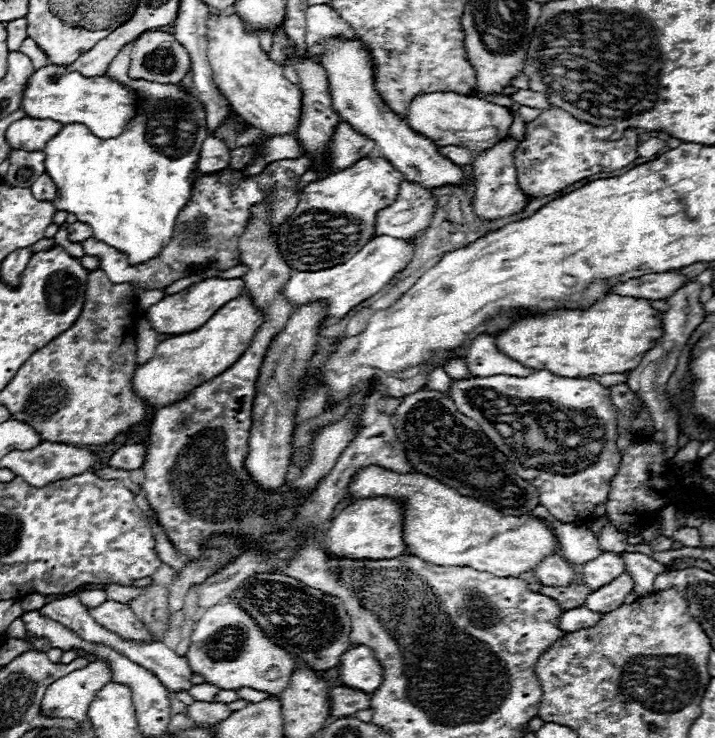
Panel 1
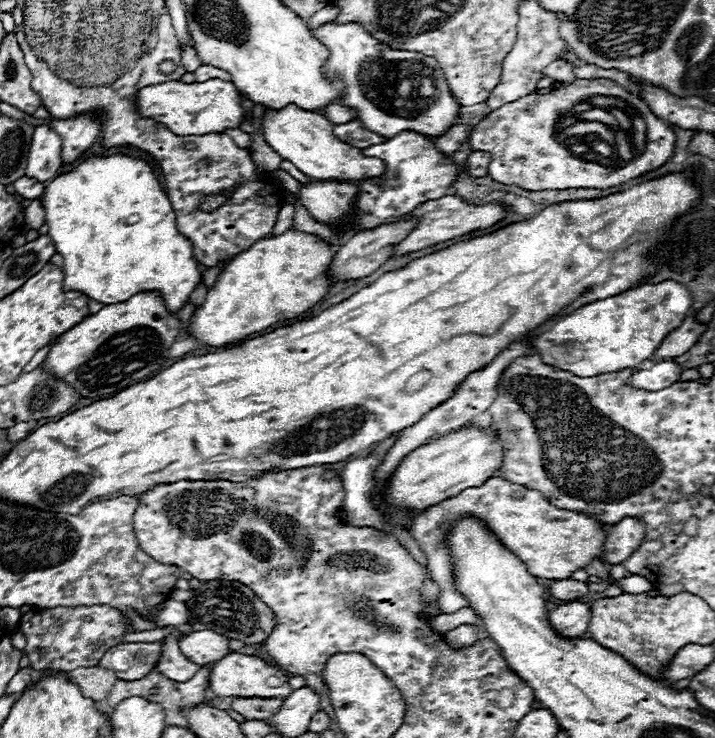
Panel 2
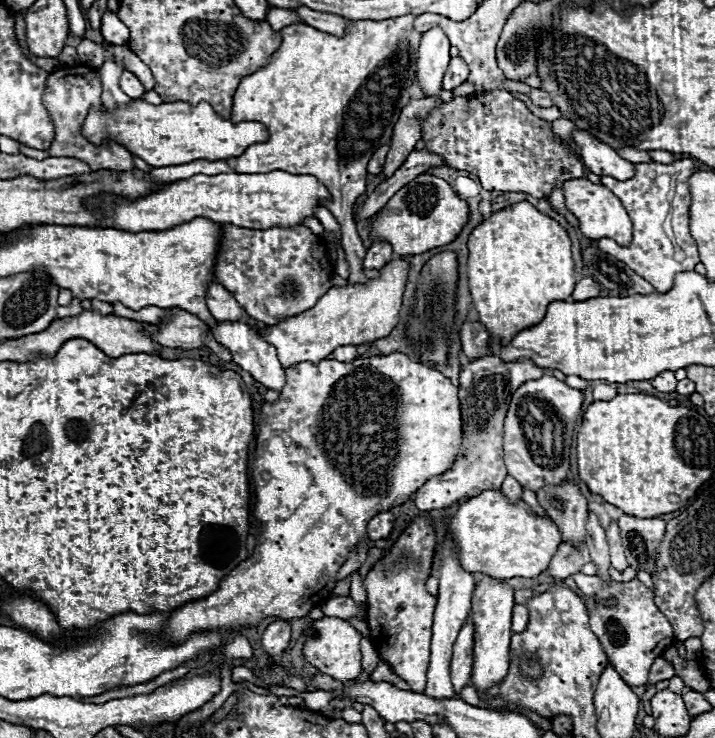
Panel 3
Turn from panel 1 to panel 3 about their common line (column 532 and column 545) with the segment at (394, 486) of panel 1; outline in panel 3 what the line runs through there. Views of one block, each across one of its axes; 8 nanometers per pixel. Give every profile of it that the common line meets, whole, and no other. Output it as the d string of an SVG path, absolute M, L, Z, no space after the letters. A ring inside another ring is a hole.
M484 490L480 496L466 500L452 518L444 518L444 526L448 538L456 544L464 570L500 580L542 574L562 544L560 530L548 516L536 516L522 500L512 506L508 498L496 490Z

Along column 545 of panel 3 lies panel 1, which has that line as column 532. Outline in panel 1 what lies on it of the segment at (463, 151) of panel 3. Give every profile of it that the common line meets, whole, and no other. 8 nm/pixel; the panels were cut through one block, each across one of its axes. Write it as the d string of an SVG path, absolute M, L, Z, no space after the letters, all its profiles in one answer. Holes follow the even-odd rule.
M562 108L544 110L536 120L526 122L526 136L522 142L518 142L514 152L520 190L528 198L548 196L592 174L628 166L638 158L636 148L640 144L640 136L634 128L630 128L620 140L610 140L612 132L614 128L584 124L574 116L568 116L568 112Z

